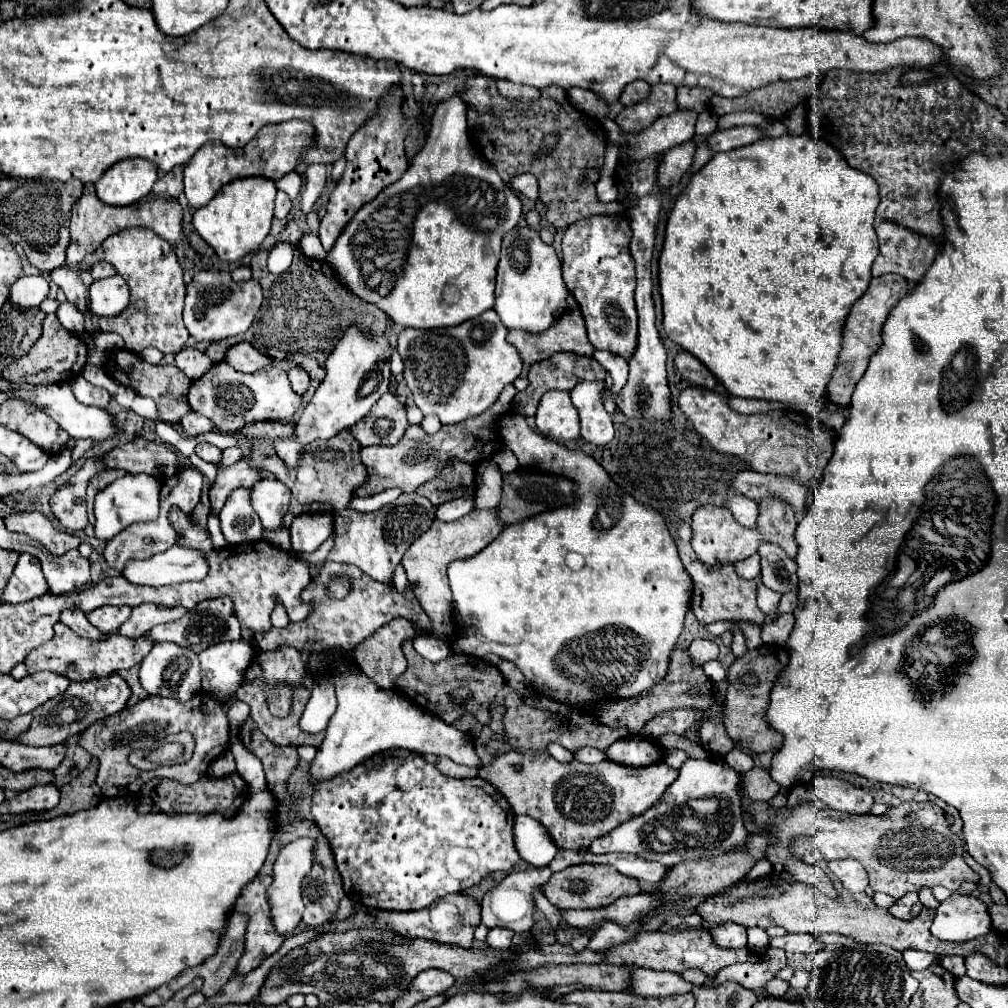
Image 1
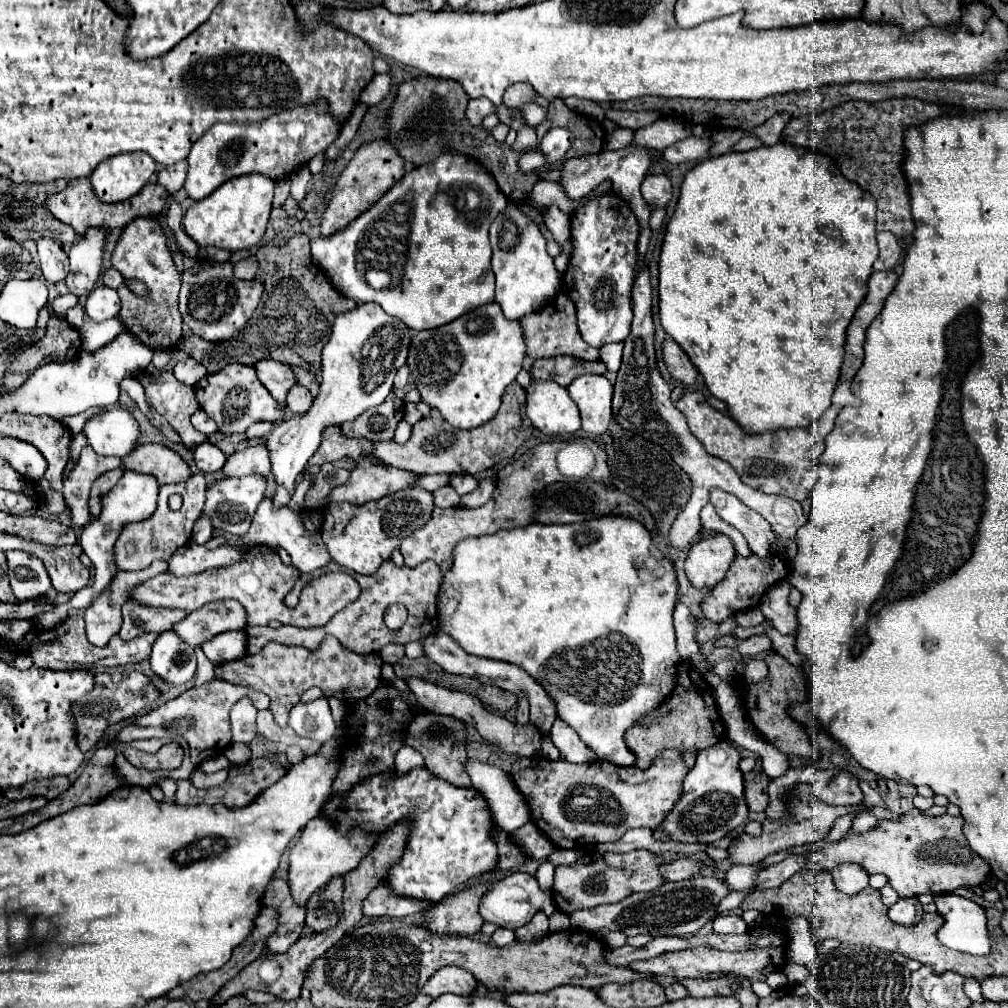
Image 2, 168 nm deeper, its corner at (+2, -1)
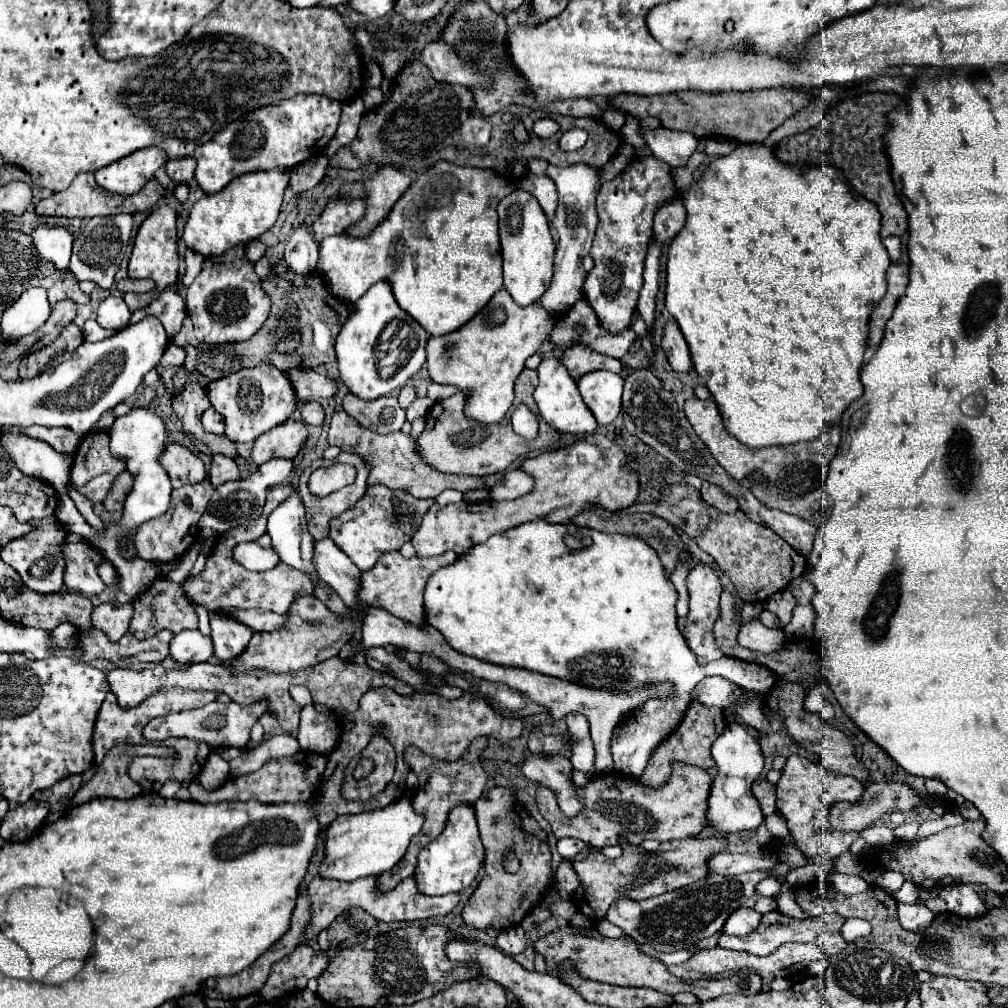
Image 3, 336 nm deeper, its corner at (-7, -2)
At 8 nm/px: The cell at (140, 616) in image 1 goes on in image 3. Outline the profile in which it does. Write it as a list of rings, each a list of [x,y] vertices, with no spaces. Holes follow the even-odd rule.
[[[155,581],[143,595],[139,595],[133,603],[133,619],[129,631],[137,639],[147,639],[159,633],[161,629],[171,629],[173,633],[185,631],[185,629],[197,629],[197,613],[193,603],[187,599],[183,593],[181,583],[171,583],[171,581]]]

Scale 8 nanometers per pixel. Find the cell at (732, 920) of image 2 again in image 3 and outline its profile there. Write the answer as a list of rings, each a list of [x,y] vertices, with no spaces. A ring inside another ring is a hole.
[[[741,907],[737,909],[725,923],[723,931],[727,935],[749,935],[751,931],[757,929],[761,921],[761,913],[757,913],[755,909],[747,909],[747,907]]]

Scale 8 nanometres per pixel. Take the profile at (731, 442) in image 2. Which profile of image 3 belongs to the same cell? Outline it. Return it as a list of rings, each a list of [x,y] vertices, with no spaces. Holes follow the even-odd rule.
[[[697,397],[685,401],[685,415],[695,429],[697,437],[709,447],[711,455],[717,459],[717,463],[741,485],[745,485],[761,503],[773,509],[781,509],[789,515],[799,515],[801,519],[809,519],[815,511],[821,509],[821,497],[823,497],[823,481],[827,477],[829,465],[837,453],[837,445],[841,439],[839,427],[831,427],[829,433],[821,435],[819,439],[787,445],[787,447],[765,447],[751,451],[743,443],[739,443],[729,431],[723,427],[719,409],[713,399],[701,401]]]

